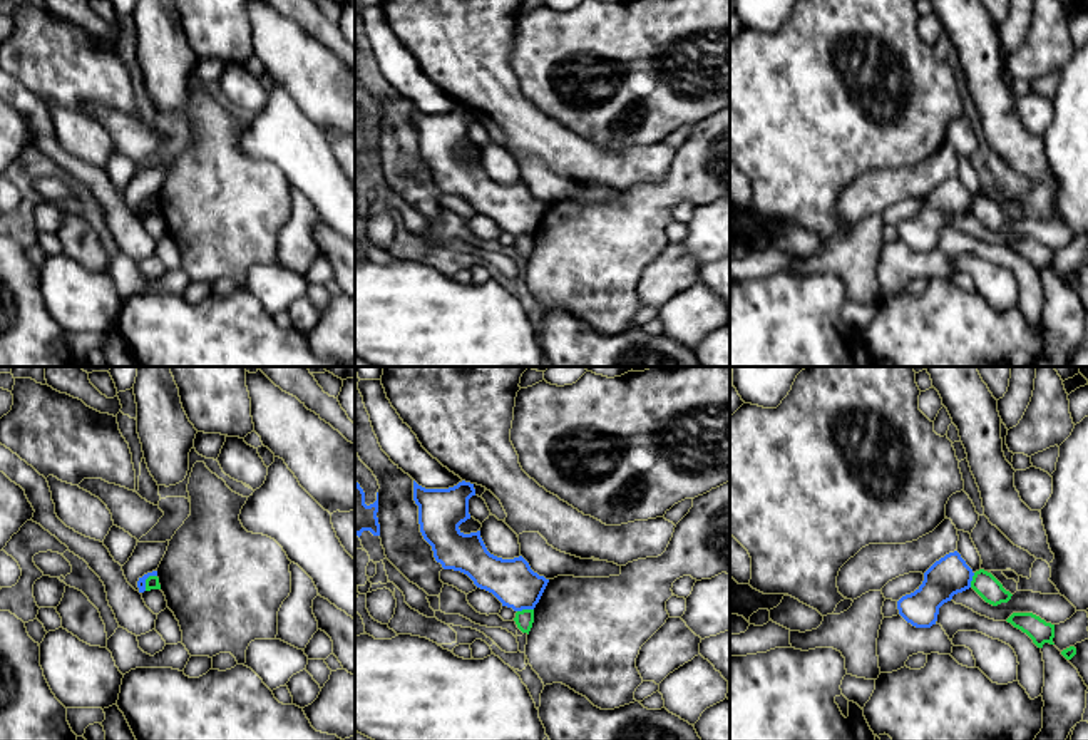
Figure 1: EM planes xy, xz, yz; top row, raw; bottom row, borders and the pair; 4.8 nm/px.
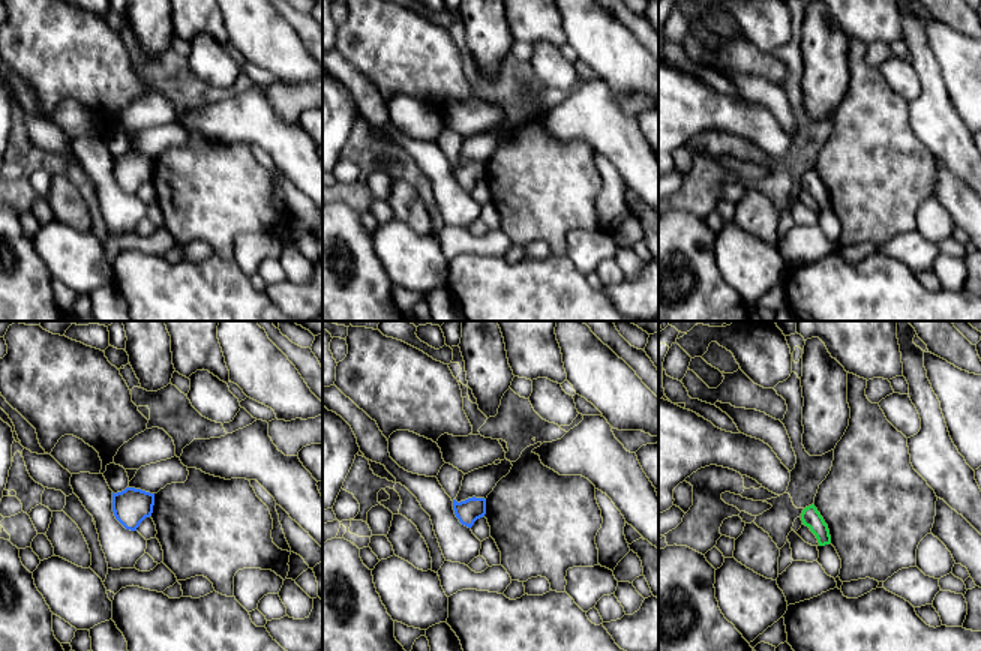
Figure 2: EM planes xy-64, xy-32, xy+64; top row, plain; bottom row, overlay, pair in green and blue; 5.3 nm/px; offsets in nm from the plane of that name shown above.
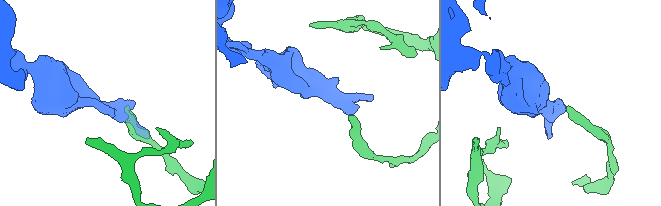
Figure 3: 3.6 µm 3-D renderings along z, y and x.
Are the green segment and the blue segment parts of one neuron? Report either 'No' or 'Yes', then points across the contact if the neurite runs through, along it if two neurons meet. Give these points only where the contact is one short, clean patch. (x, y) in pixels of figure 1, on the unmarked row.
No. Boundary: xy (156, 200), (146, 205), (144, 215)

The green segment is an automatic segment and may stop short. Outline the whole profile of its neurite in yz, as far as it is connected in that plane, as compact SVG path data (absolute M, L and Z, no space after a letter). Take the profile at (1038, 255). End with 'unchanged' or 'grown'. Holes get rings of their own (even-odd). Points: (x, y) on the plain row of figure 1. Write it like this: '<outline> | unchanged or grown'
M1013 238L1006 246L1026 258L1038 273L1043 273L1044 268L1055 270L1055 249L1033 238Z | unchanged

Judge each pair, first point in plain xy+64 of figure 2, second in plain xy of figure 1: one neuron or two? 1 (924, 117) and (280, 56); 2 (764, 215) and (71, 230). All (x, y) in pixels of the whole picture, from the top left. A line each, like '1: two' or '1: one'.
1: two
2: one

